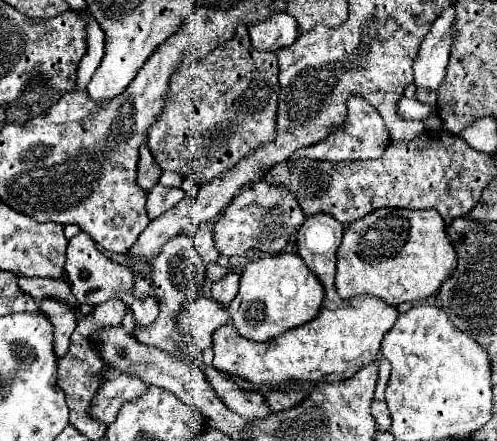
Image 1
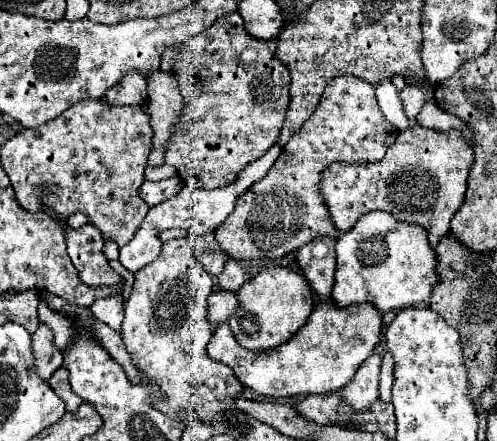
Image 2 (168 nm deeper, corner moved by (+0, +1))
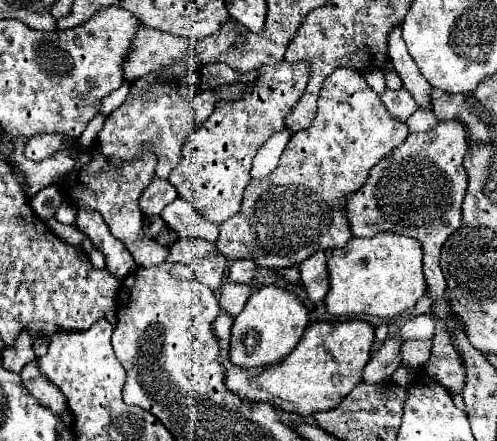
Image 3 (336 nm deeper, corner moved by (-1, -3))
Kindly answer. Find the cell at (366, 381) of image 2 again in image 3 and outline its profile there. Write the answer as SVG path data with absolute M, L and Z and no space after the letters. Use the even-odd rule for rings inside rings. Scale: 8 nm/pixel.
M389 338L383 342L383 346L377 352L373 352L371 360L365 366L363 382L383 382L391 378L391 374L401 364L401 358L399 358L401 342L403 342L401 338Z

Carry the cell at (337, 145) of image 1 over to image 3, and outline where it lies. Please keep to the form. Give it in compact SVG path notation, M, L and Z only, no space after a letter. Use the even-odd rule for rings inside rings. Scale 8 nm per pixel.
M337 68L325 78L317 116L307 130L291 136L277 170L245 188L241 210L219 226L217 250L229 260L253 260L261 268L287 268L311 254L335 250L349 242L345 196L359 190L369 170L403 144L407 124L391 118L365 78L351 68Z

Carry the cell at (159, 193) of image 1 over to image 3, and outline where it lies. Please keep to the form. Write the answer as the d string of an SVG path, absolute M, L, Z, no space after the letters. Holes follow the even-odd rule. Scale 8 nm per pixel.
M153 178L153 182L143 190L139 198L139 206L145 216L155 216L161 214L161 210L175 200L177 192L169 180Z

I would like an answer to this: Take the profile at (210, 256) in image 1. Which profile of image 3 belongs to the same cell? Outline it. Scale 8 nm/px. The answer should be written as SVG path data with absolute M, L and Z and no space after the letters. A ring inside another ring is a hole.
M183 238L171 246L167 262L185 262L191 266L195 278L207 286L221 286L227 258L213 242L199 238Z

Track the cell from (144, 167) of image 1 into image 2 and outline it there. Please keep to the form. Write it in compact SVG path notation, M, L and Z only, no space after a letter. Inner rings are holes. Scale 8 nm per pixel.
M156 72L148 76L148 110L150 110L150 120L154 128L154 148L150 152L148 164L164 164L164 148L168 138L172 136L172 128L176 120L180 118L182 110L186 106L182 92L178 88L178 82L172 74L166 72Z

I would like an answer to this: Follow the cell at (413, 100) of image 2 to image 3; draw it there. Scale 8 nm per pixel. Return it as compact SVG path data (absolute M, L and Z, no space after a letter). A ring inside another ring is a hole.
M405 88L401 90L385 90L383 94L383 104L387 106L389 114L401 122L405 122L419 106L415 104L415 100L407 94Z

